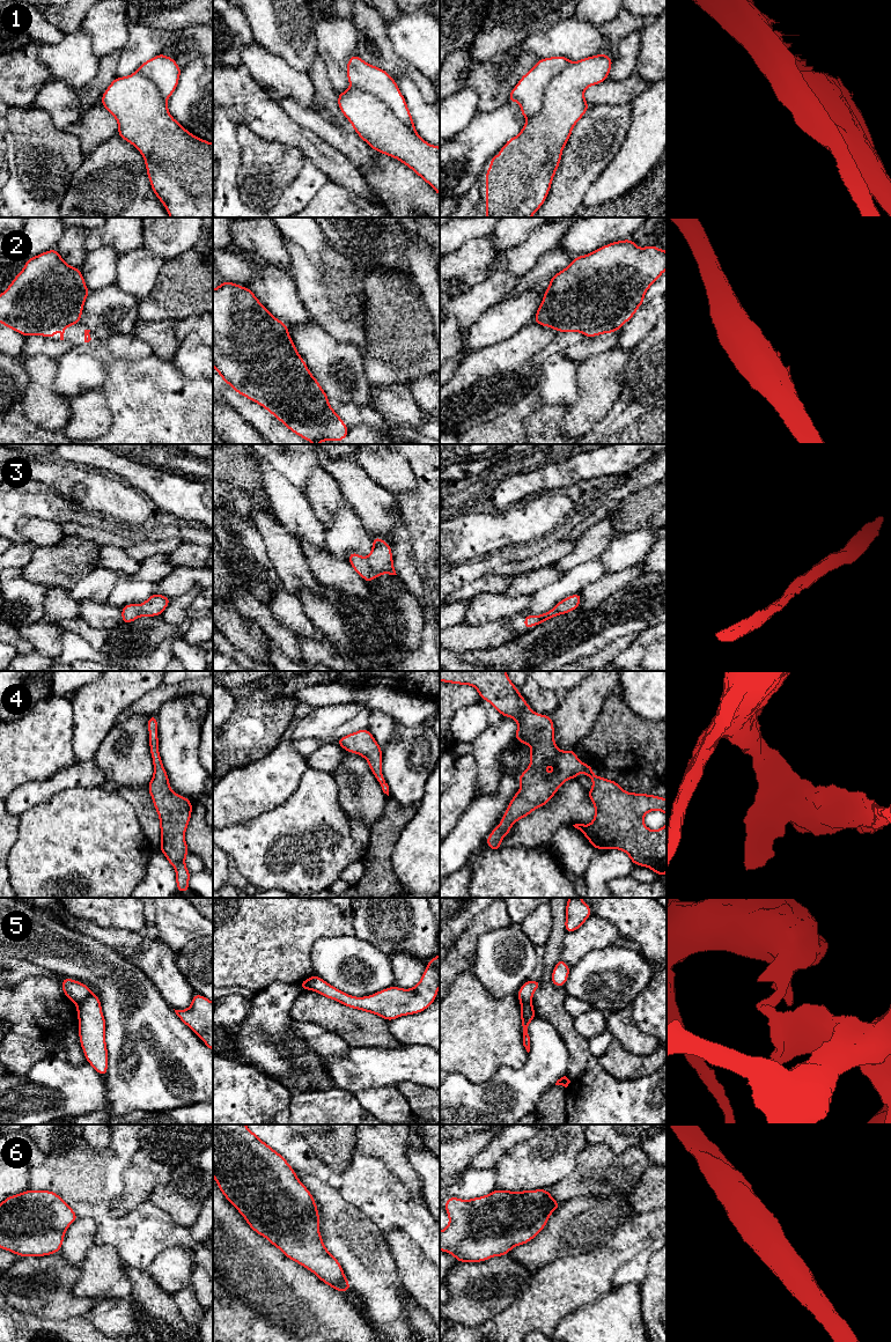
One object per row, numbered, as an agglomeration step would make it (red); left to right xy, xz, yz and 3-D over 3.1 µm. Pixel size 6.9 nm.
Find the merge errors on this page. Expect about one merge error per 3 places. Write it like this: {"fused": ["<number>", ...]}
{"fused": ["1", "5"]}

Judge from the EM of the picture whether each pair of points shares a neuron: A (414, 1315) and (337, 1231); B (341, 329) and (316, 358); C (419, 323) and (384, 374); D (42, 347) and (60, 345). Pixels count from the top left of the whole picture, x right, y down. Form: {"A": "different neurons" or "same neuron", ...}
{"A": "different neurons", "B": "different neurons", "C": "same neuron", "D": "same neuron"}

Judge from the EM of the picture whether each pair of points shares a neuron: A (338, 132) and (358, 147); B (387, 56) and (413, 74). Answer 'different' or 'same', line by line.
A: same
B: same

